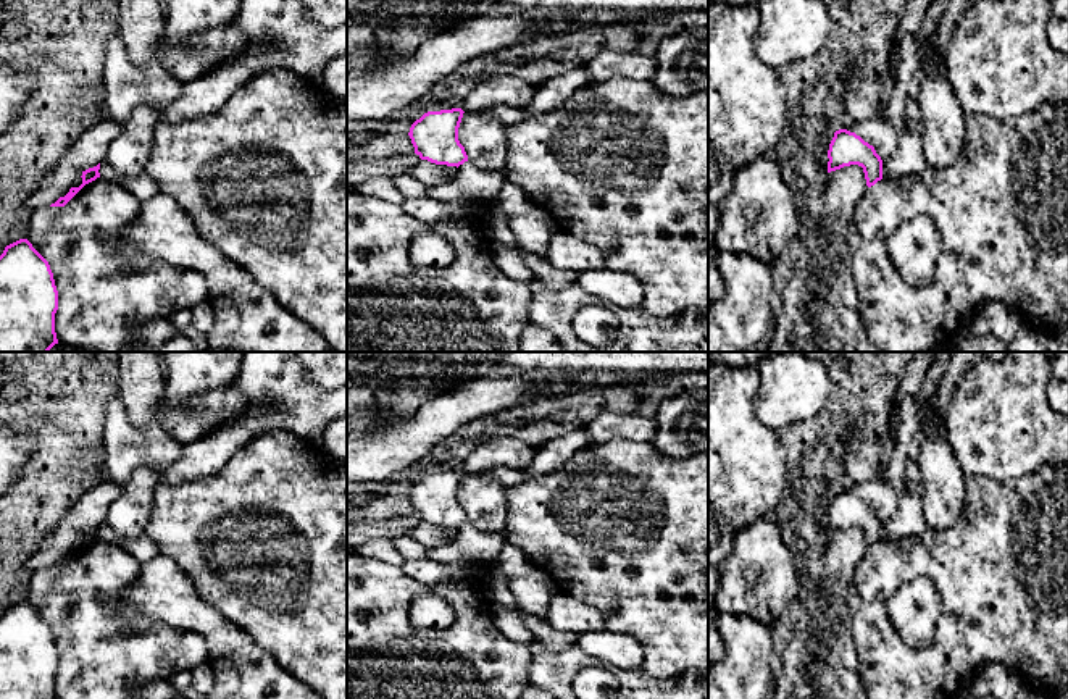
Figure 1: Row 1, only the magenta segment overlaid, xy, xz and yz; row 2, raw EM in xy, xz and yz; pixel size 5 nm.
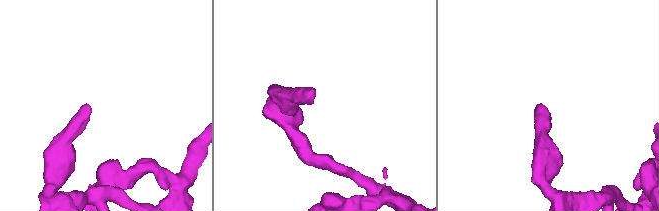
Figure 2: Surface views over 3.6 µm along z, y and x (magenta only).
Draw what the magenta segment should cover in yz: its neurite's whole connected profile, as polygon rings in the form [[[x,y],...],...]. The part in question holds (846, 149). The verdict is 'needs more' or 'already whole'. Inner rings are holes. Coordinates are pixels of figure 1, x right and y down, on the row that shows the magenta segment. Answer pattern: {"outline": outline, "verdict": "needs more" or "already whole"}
{"outline": [[[839,129],[828,150],[828,173],[844,166],[858,165],[863,168],[866,186],[871,187],[882,179],[882,160],[874,147],[855,132]]], "verdict": "already whole"}

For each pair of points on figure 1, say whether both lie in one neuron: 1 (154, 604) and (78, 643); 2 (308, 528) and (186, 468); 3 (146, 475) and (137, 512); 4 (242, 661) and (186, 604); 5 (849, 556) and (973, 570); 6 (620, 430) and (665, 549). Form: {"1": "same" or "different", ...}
{"1": "different", "2": "different", "3": "same", "4": "same", "5": "different", "6": "different"}

